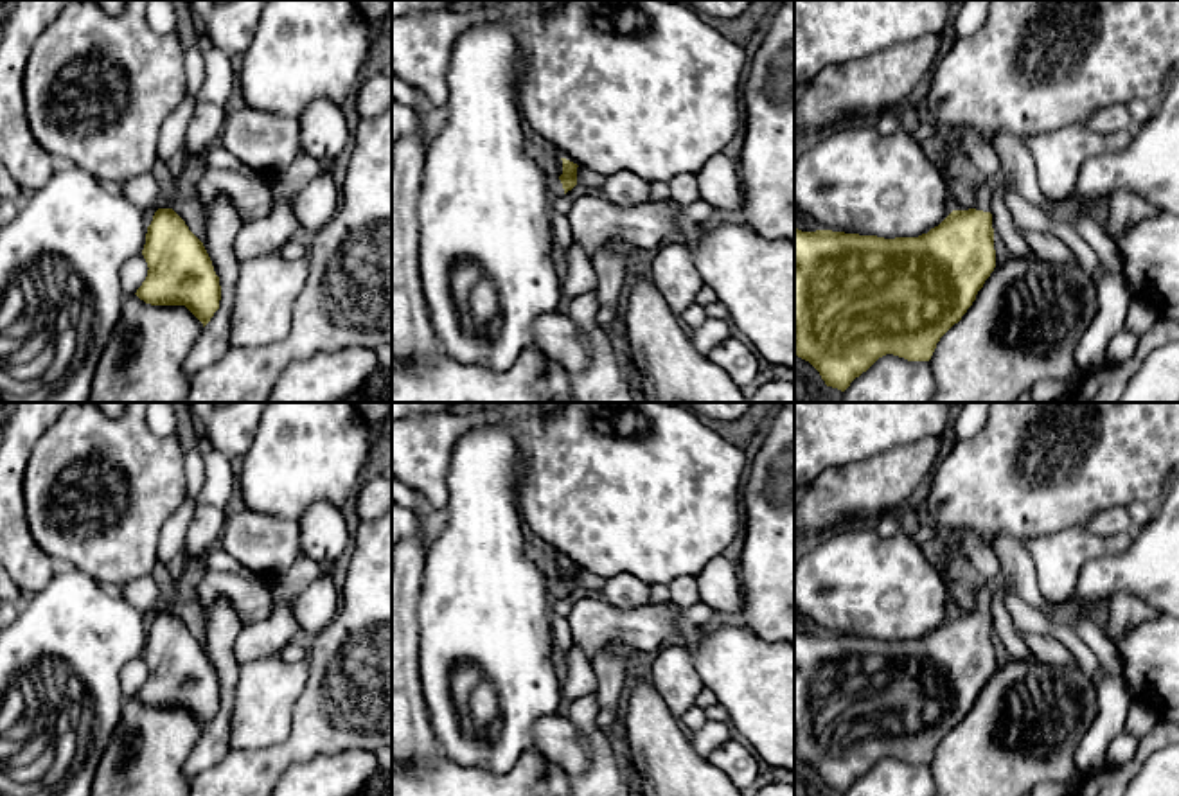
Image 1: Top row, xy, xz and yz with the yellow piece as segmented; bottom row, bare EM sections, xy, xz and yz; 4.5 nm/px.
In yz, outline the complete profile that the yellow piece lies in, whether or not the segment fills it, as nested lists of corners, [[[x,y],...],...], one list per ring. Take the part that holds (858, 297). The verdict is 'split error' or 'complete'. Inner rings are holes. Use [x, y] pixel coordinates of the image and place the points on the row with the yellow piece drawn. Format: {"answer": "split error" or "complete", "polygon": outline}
{"answer": "split error", "polygon": [[[1003,169],[976,187],[972,208],[953,210],[938,226],[918,237],[884,239],[794,228],[794,356],[809,361],[827,386],[841,392],[886,354],[908,361],[929,361],[940,338],[962,320],[996,268],[994,228],[988,210],[997,189],[1008,190],[1008,174]]]}

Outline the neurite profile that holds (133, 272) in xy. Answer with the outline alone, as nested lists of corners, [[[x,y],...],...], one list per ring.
[[[142,253],[129,257],[120,270],[120,287],[124,296],[137,293],[147,277],[147,262]]]

